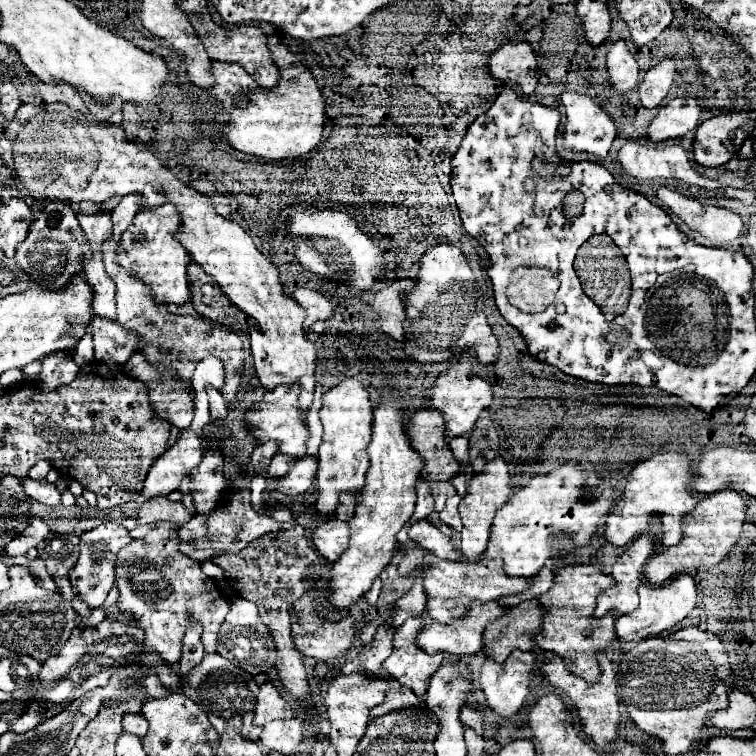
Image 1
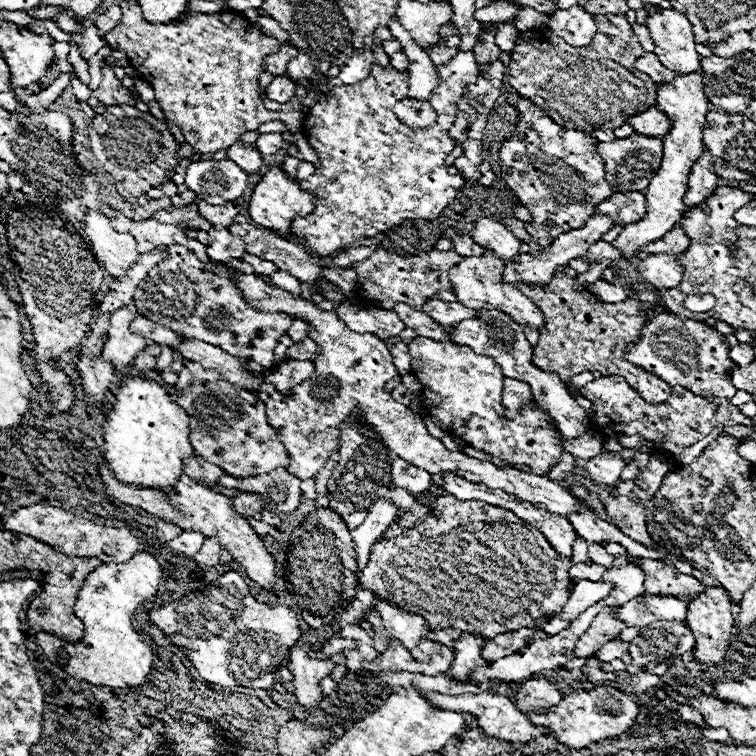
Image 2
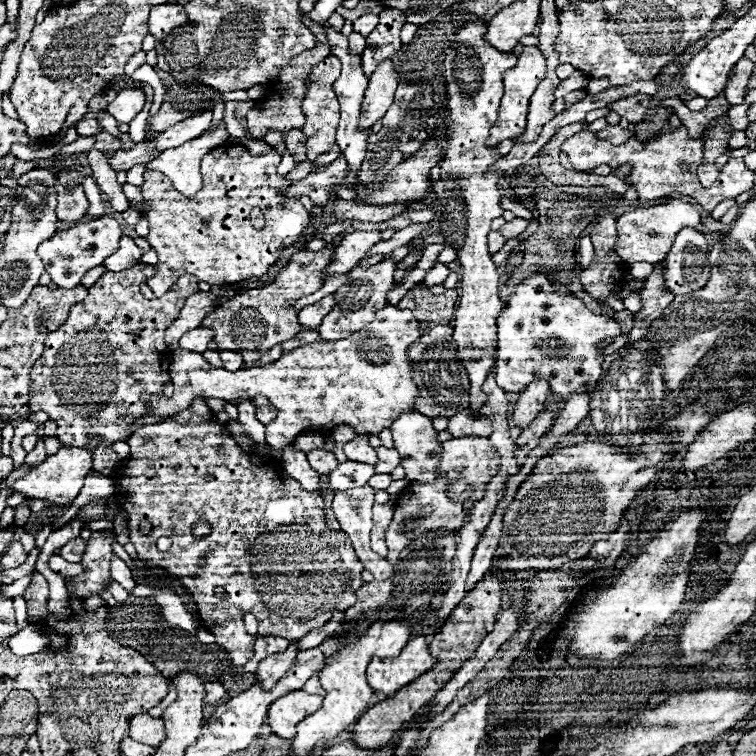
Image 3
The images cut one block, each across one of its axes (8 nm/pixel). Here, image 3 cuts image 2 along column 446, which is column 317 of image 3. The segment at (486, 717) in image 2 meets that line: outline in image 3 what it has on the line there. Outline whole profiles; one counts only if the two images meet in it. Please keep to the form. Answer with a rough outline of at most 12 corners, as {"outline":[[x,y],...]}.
{"outline":[[294,690],[272,702],[268,726],[290,740],[322,696]]}

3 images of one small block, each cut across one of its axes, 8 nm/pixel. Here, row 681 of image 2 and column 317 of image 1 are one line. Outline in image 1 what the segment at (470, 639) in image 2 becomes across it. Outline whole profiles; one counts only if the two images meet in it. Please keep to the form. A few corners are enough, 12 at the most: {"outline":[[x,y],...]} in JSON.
{"outline":[[314,456],[298,458],[276,490],[304,494],[316,476]]}

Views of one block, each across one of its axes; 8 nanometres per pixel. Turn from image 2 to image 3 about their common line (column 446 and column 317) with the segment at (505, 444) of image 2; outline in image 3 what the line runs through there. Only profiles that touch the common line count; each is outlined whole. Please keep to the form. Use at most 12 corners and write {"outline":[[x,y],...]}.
{"outline":[[386,306],[338,342],[228,372],[172,350],[170,418],[266,396],[266,444],[348,424],[378,436],[420,396],[420,322]]}

